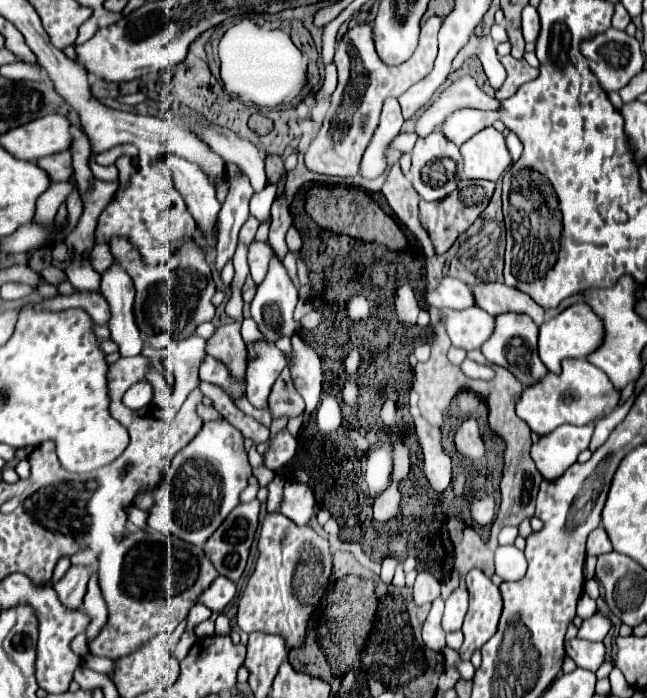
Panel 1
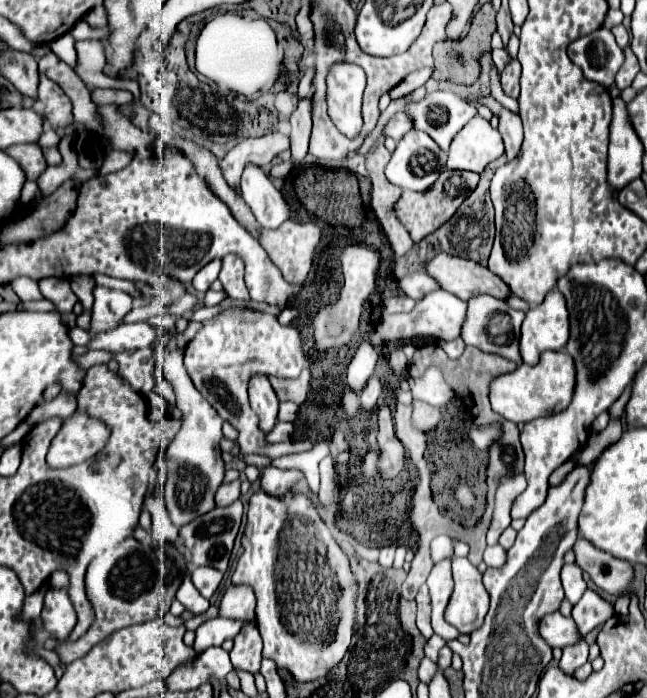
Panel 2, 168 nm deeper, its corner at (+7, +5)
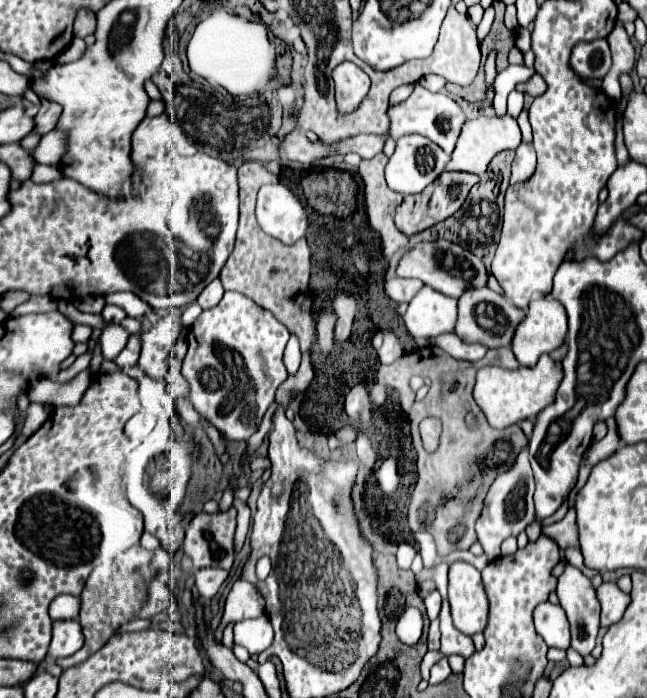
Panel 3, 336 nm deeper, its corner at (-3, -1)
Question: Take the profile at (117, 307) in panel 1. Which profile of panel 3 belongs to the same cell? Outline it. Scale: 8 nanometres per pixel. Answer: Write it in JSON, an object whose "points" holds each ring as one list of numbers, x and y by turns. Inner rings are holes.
{"points":[[109,304,103,308,103,312,101,312,101,314,107,322,113,322,113,324,119,324,119,322,127,316,119,306,109,306]]}

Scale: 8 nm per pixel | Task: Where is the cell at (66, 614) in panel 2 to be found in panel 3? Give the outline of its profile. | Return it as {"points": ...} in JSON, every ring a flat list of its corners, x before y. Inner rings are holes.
{"points":[[77,620,53,622,53,640,47,652,47,658,57,660,75,654,83,646,83,632]]}

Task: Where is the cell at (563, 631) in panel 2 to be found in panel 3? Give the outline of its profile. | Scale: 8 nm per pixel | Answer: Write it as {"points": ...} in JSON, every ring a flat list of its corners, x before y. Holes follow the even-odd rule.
{"points":[[541,602,533,610,533,624,535,624,535,632,539,632,539,636,545,640,547,646,555,646,561,650,569,646,569,638,571,638,569,622,561,606,551,602]]}

